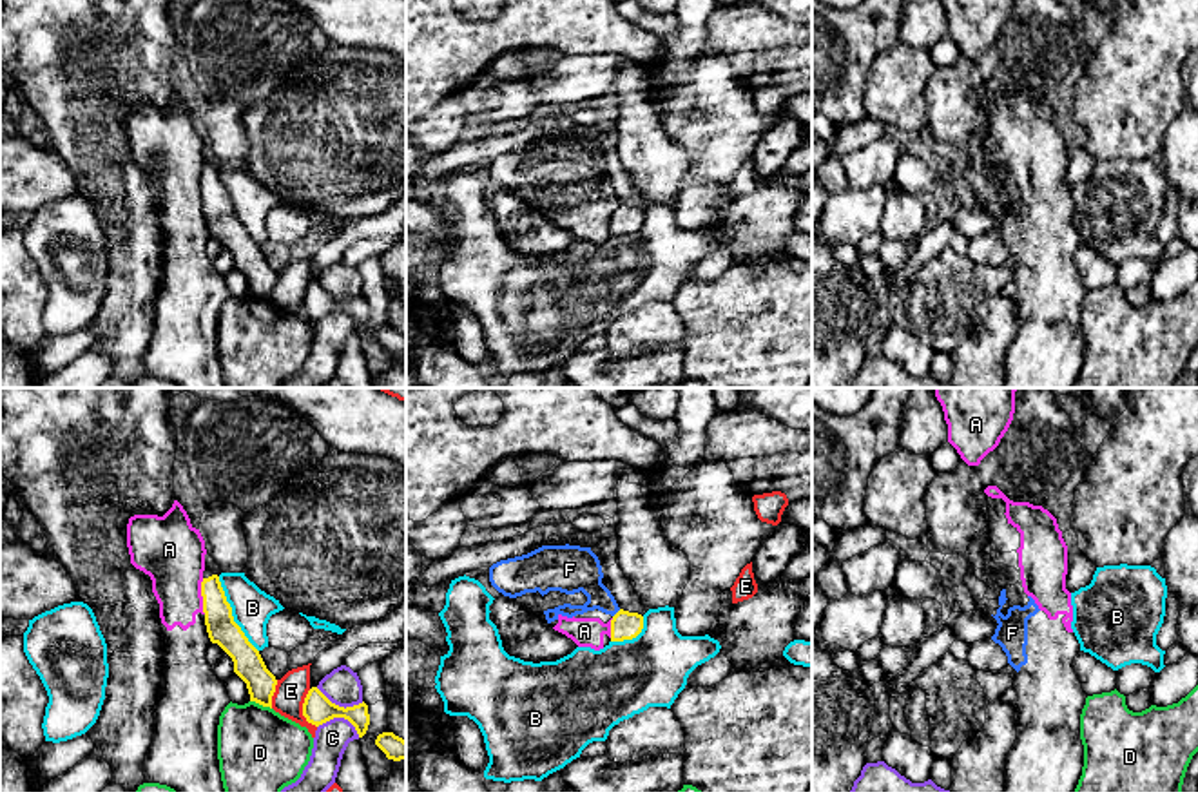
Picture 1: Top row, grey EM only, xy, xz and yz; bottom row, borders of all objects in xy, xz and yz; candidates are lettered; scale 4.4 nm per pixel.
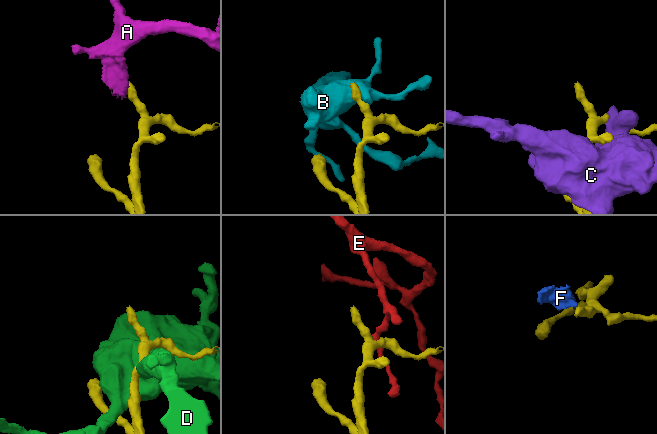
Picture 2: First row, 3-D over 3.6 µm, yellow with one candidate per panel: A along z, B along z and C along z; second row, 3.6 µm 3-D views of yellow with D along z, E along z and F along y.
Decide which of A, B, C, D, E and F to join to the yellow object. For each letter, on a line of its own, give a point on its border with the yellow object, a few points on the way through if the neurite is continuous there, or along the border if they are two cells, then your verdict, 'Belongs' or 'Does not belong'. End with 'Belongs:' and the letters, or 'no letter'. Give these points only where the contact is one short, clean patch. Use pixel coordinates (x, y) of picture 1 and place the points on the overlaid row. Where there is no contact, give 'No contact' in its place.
A: Touches yellow at xy (202, 595). Boundary: xy (202, 579), (202, 609), (205, 613). Does not belong
B: Touches yellow at xy (231, 615). Boundary: xy (218, 577), (232, 620), (258, 651). Does not belong
C: Touches yellow at xy (341, 716). Does not belong
D: Touches yellow at xy (261, 704). Does not belong
E: Touches yellow at xy (303, 709). Boundary: xy (309, 689), (303, 700), (303, 716), (316, 727). Does not belong
F: Touches yellow at xz (617, 613). Boundary: xz (620, 609), (613, 617). Does not belong
Belongs: no letter

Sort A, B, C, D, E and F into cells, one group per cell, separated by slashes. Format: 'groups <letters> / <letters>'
groups A F / B / C / D / E

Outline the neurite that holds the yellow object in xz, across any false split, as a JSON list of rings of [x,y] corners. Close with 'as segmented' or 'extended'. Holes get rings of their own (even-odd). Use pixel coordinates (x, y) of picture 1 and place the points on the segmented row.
[[[620,609],[611,620],[611,642],[636,638],[643,629],[643,616]]]; as segmented

